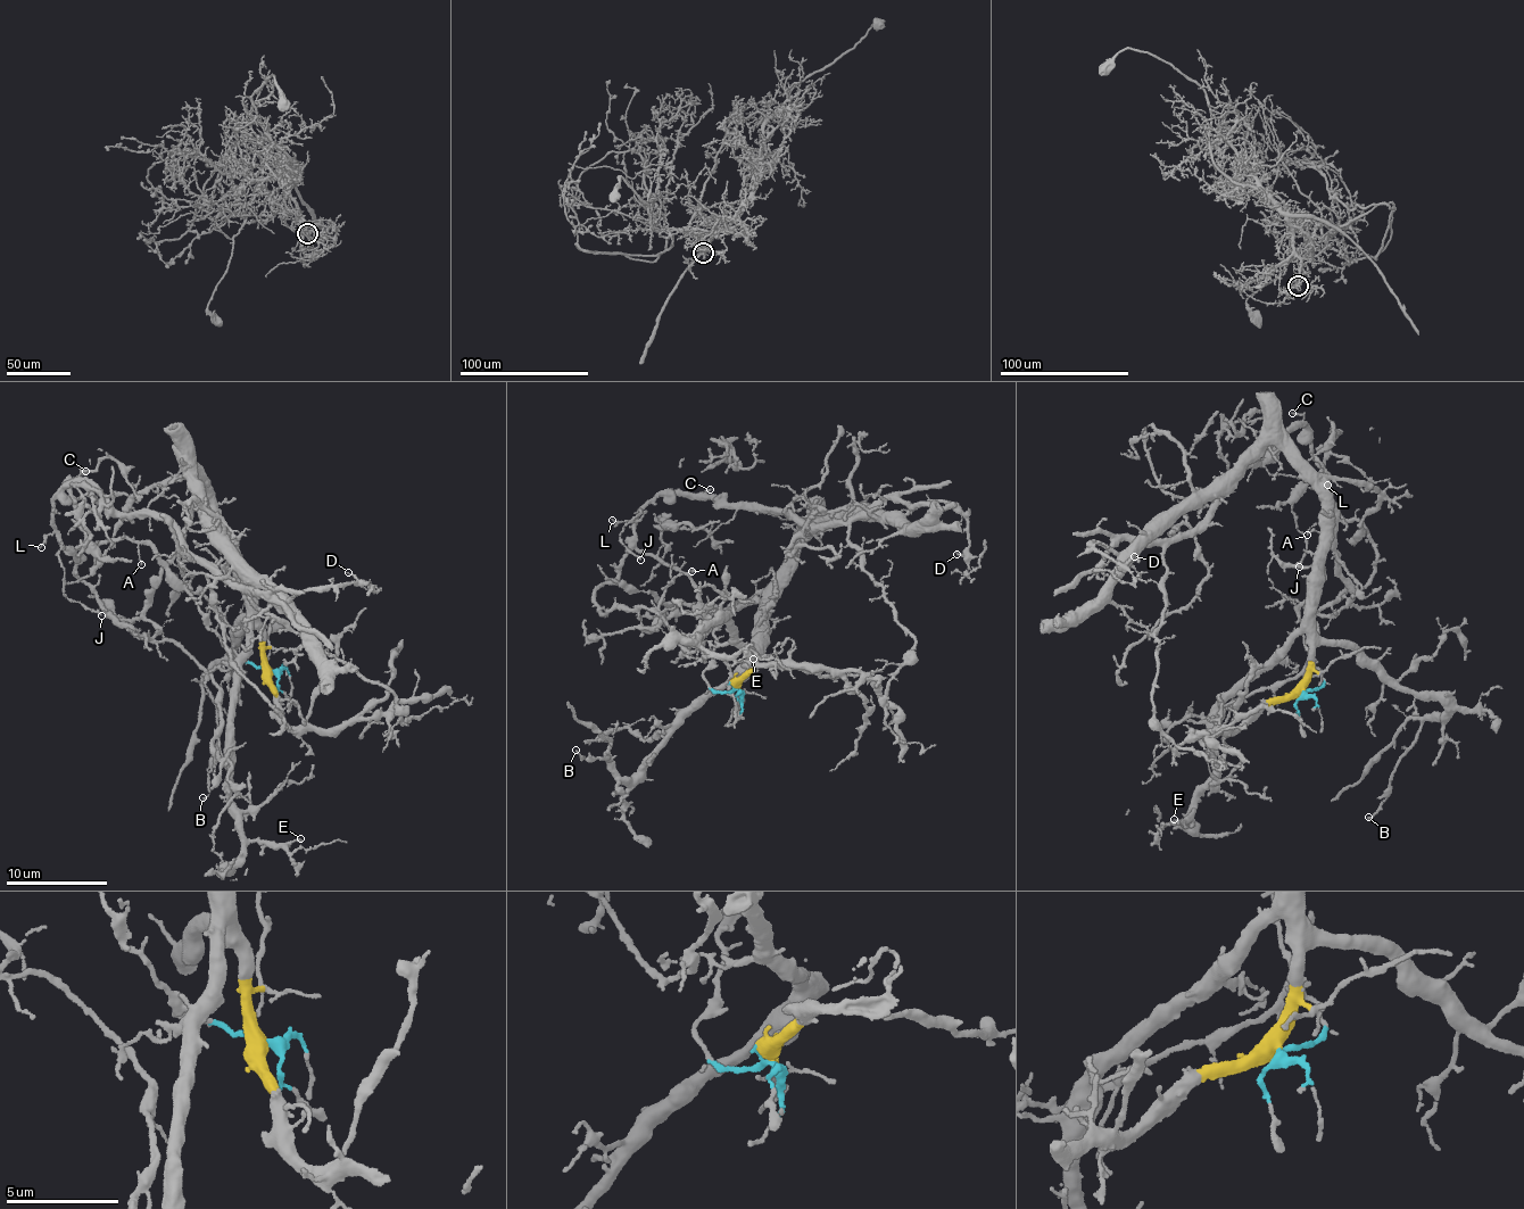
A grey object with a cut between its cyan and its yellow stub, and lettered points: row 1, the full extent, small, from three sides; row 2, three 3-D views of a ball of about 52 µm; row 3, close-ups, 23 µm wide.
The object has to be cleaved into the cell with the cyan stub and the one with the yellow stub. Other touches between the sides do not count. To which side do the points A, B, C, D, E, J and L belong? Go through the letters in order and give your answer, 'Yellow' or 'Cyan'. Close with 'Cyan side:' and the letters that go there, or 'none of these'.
A: Cyan
B: Yellow
C: Cyan
D: Yellow
E: Yellow
J: Cyan
L: Cyan
Cyan side: A, C, J, L

